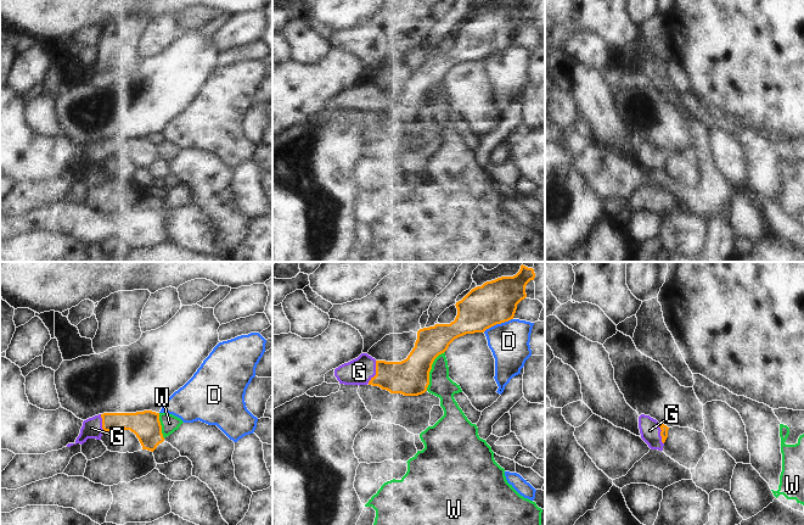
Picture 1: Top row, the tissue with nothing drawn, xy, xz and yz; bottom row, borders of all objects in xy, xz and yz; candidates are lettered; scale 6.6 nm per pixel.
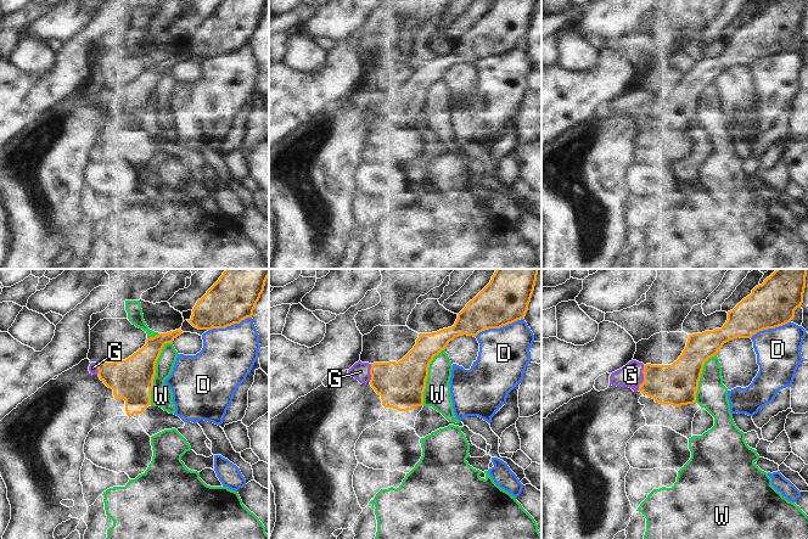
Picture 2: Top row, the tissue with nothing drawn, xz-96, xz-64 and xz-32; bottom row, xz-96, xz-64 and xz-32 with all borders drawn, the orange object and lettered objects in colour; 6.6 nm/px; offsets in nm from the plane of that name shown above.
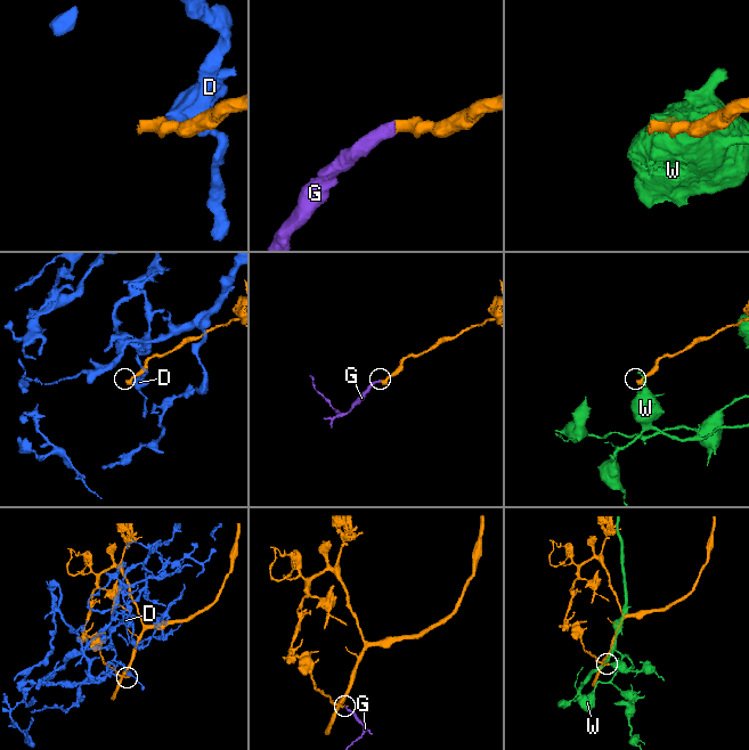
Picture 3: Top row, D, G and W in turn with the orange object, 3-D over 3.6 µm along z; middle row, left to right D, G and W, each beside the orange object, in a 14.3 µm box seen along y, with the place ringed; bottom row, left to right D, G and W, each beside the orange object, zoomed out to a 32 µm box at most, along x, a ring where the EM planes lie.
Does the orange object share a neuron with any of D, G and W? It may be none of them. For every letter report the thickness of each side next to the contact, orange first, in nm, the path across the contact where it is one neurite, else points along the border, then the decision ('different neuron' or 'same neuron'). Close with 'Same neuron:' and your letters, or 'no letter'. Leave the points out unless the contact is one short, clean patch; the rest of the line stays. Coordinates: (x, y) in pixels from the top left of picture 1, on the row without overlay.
D: 280/260 nm | along xz (512, 45), (496, 50), (483, 59) | different neuron
G: 240/180 nm | across xz (410, 104), (392, 104), (376, 99), (359, 99) | same neuron
W: 240/160 nm | different neuron
Same neuron: G

